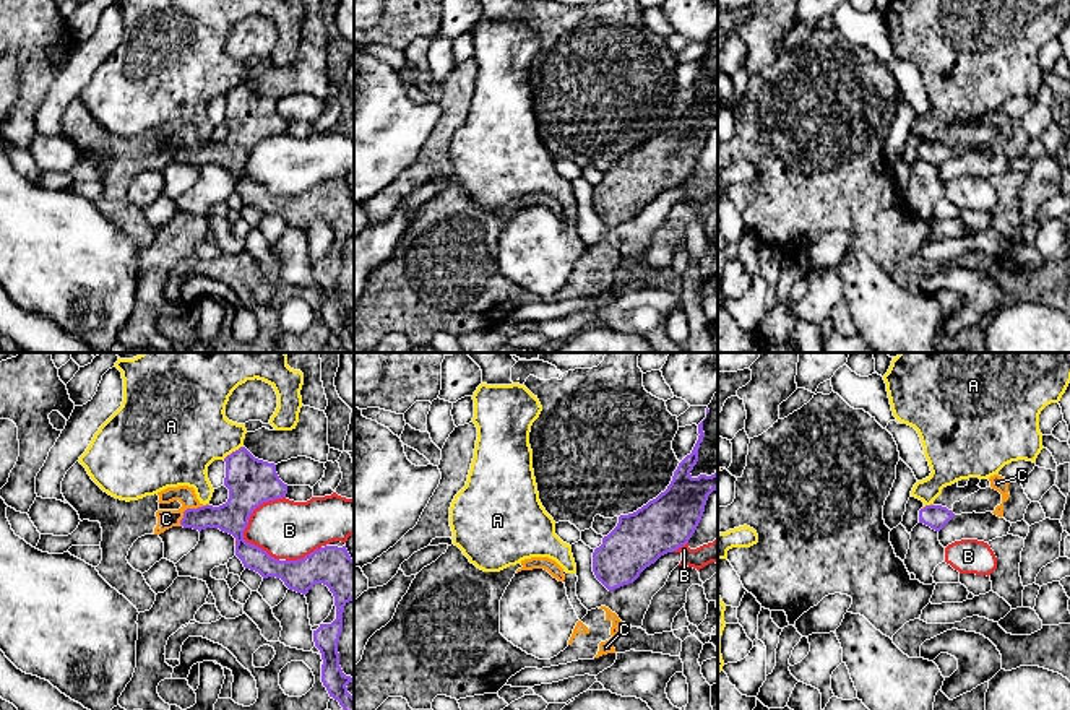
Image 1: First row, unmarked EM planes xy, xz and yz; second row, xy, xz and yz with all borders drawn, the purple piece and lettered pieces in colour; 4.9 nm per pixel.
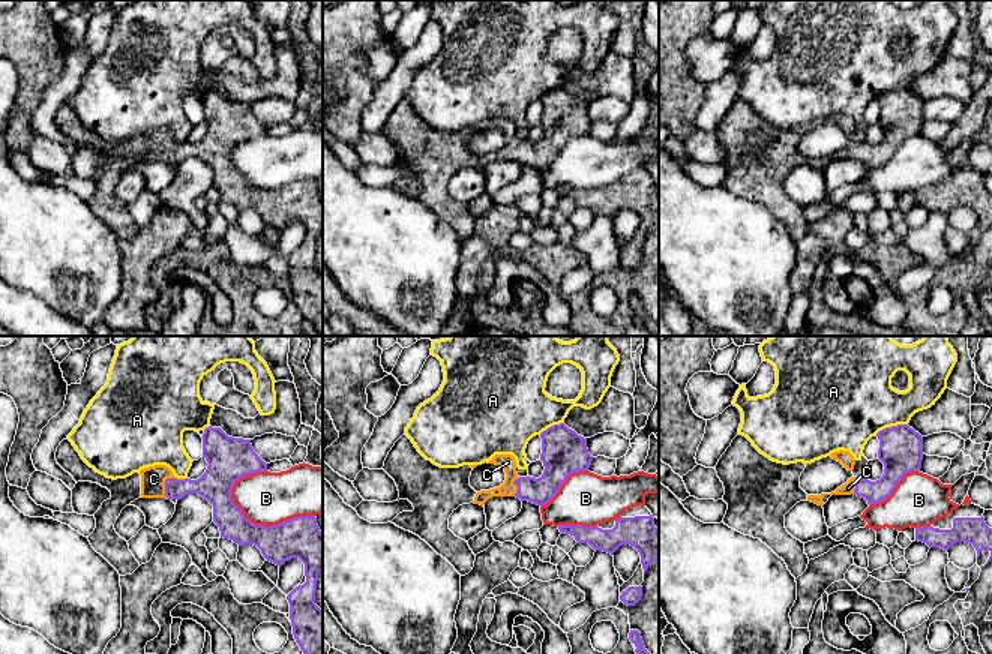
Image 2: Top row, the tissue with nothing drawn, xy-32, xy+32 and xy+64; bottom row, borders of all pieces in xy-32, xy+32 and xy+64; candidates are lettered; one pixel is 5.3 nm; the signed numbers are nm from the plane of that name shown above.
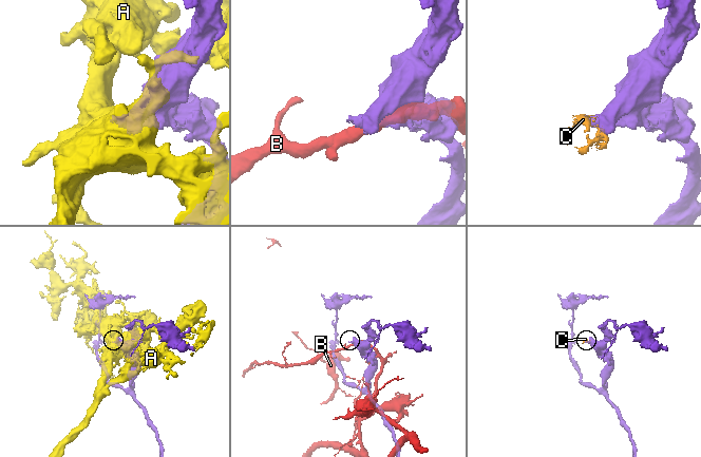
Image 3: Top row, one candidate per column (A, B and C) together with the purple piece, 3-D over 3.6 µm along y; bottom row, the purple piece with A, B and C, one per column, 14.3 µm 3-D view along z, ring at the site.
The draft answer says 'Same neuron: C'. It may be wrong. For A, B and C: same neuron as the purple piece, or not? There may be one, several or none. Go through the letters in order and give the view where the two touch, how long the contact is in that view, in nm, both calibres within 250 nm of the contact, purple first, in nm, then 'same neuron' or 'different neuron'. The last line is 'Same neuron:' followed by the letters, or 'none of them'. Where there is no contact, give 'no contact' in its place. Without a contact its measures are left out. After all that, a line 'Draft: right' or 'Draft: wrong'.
A: contact in xy; length 120 nm; calibres 240 and 400 nm; different neuron
B: contact in xy; length 320 nm; calibres 240 and 300 nm; different neuron
C: contact in xy; length 160 nm; calibres 160 and 100 nm; same neuron
Same neuron: C
Draft: right

